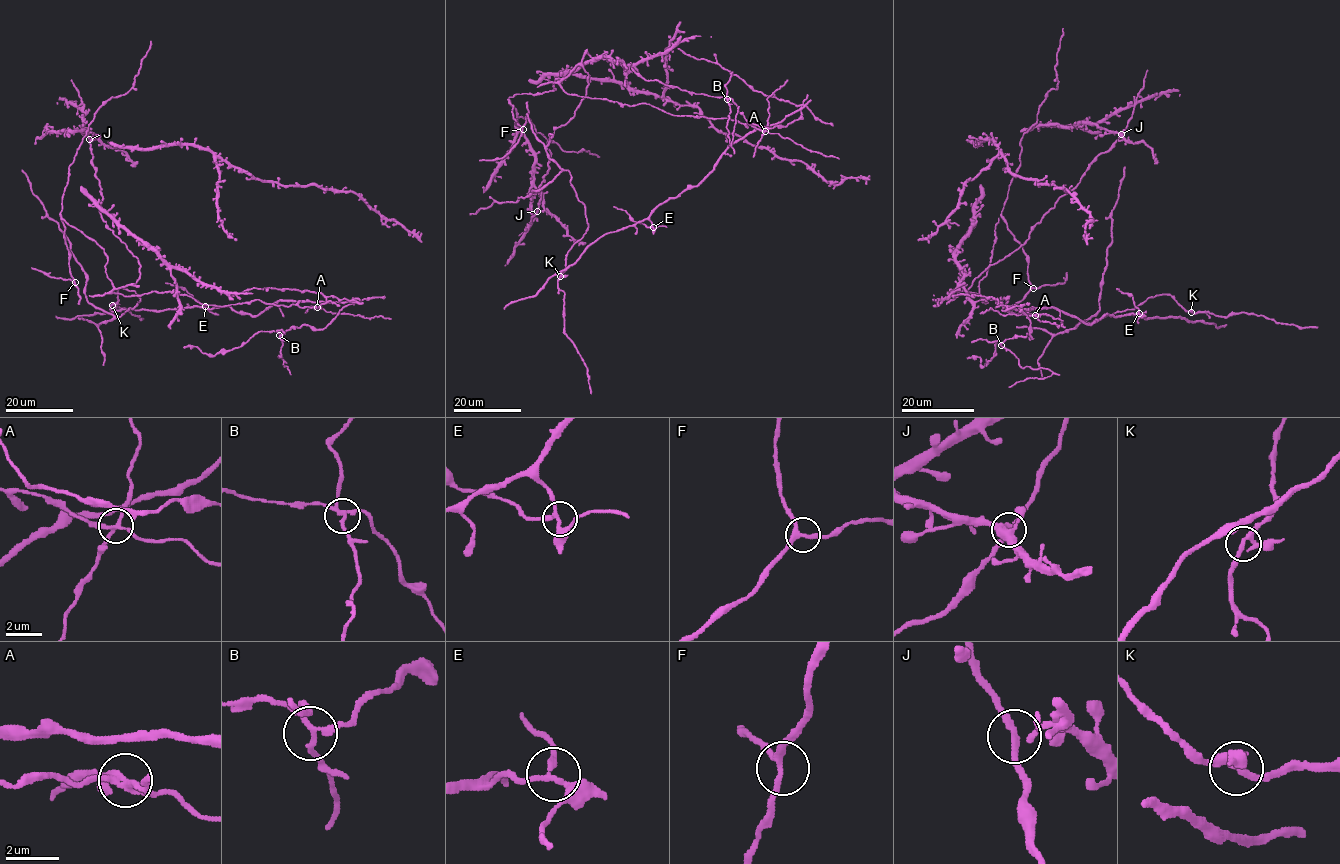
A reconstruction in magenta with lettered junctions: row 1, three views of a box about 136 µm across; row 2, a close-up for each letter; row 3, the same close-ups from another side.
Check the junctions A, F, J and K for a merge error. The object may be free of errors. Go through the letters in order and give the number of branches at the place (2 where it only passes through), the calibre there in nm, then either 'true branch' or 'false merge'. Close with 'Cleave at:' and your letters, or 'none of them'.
A: branches 4; calibre 200 nm; false merge
F: branches 3; calibre 240 nm; true branch
J: branches 3; calibre 200 nm; true branch
K: branches 4; calibre 240 nm; true branch
Cleave at: A

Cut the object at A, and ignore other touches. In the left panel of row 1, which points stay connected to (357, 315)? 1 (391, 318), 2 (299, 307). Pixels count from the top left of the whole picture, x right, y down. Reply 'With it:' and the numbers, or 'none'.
With it: 1, 2

